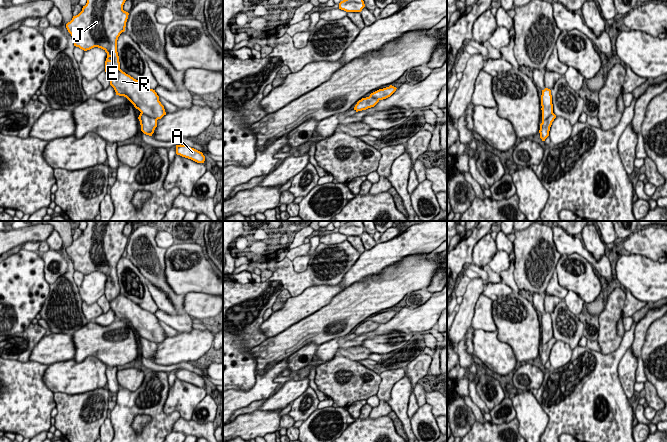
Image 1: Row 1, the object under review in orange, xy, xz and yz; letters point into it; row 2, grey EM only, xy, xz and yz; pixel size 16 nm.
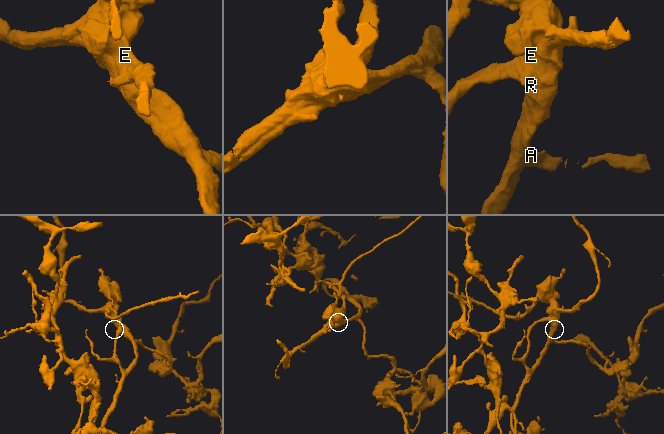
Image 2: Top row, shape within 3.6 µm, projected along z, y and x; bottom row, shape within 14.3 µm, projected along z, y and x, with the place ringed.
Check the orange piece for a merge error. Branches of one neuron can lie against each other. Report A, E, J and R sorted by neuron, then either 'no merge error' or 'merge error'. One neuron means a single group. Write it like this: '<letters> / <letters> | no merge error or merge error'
A E J R | no merge error

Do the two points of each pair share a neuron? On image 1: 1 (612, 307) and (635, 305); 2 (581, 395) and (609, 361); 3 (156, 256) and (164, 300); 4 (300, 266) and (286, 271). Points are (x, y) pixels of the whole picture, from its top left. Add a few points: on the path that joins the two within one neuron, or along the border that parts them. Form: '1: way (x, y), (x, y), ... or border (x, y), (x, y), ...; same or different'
1: border (624, 301), (622, 317); different
2: way (588, 387), (589, 383), (603, 369); same
3: border (147, 281), (160, 288), (176, 310); different
4: border (309, 250), (308, 266), (302, 271), (295, 272); different

